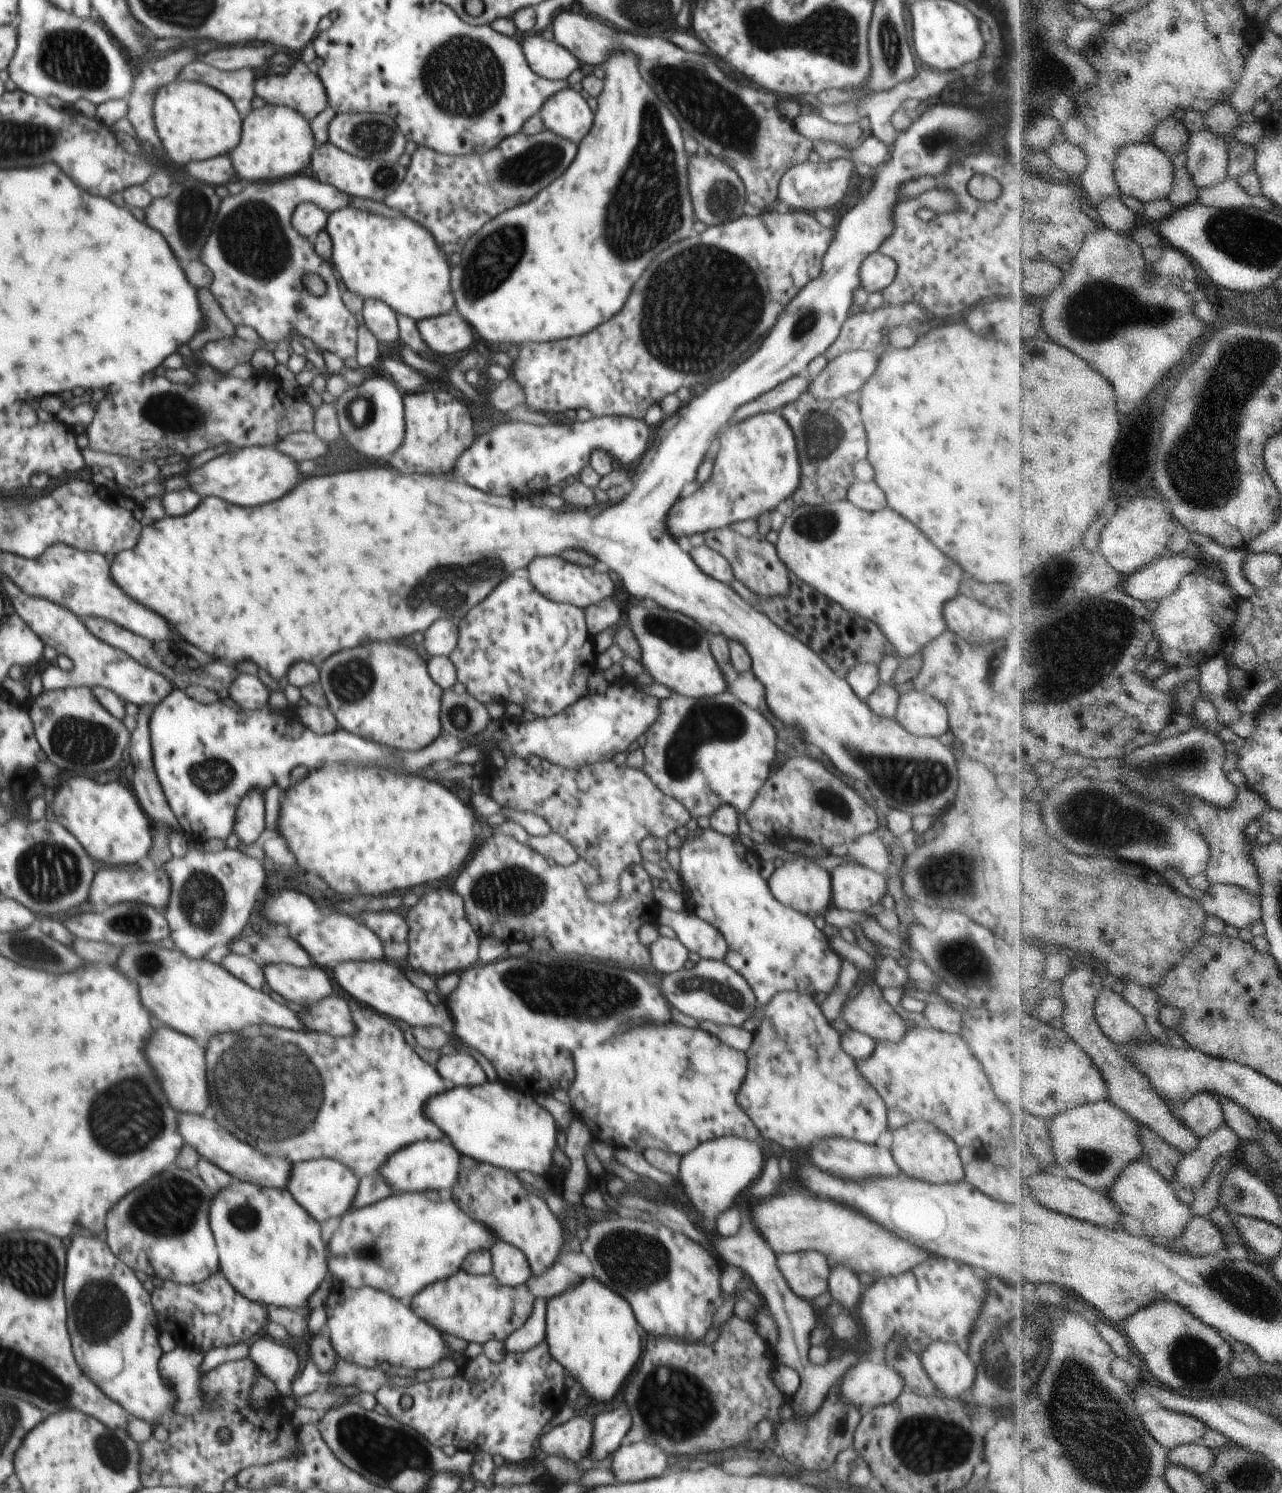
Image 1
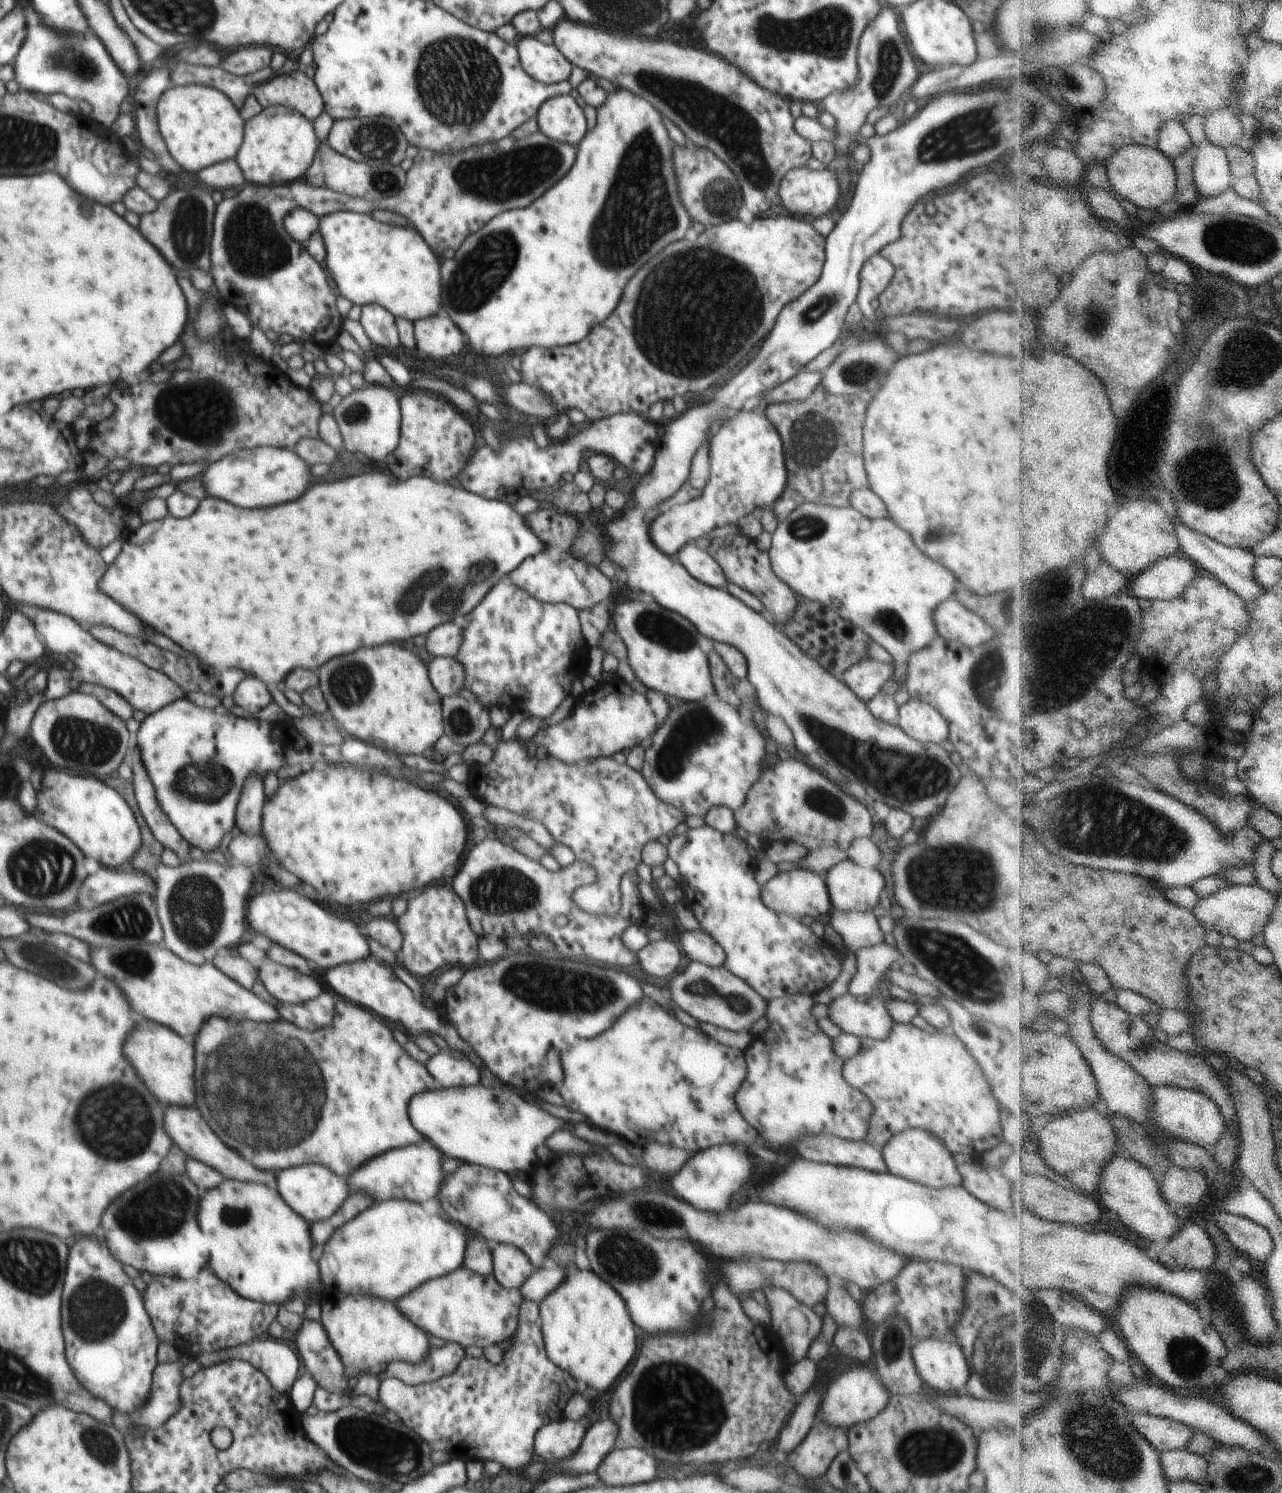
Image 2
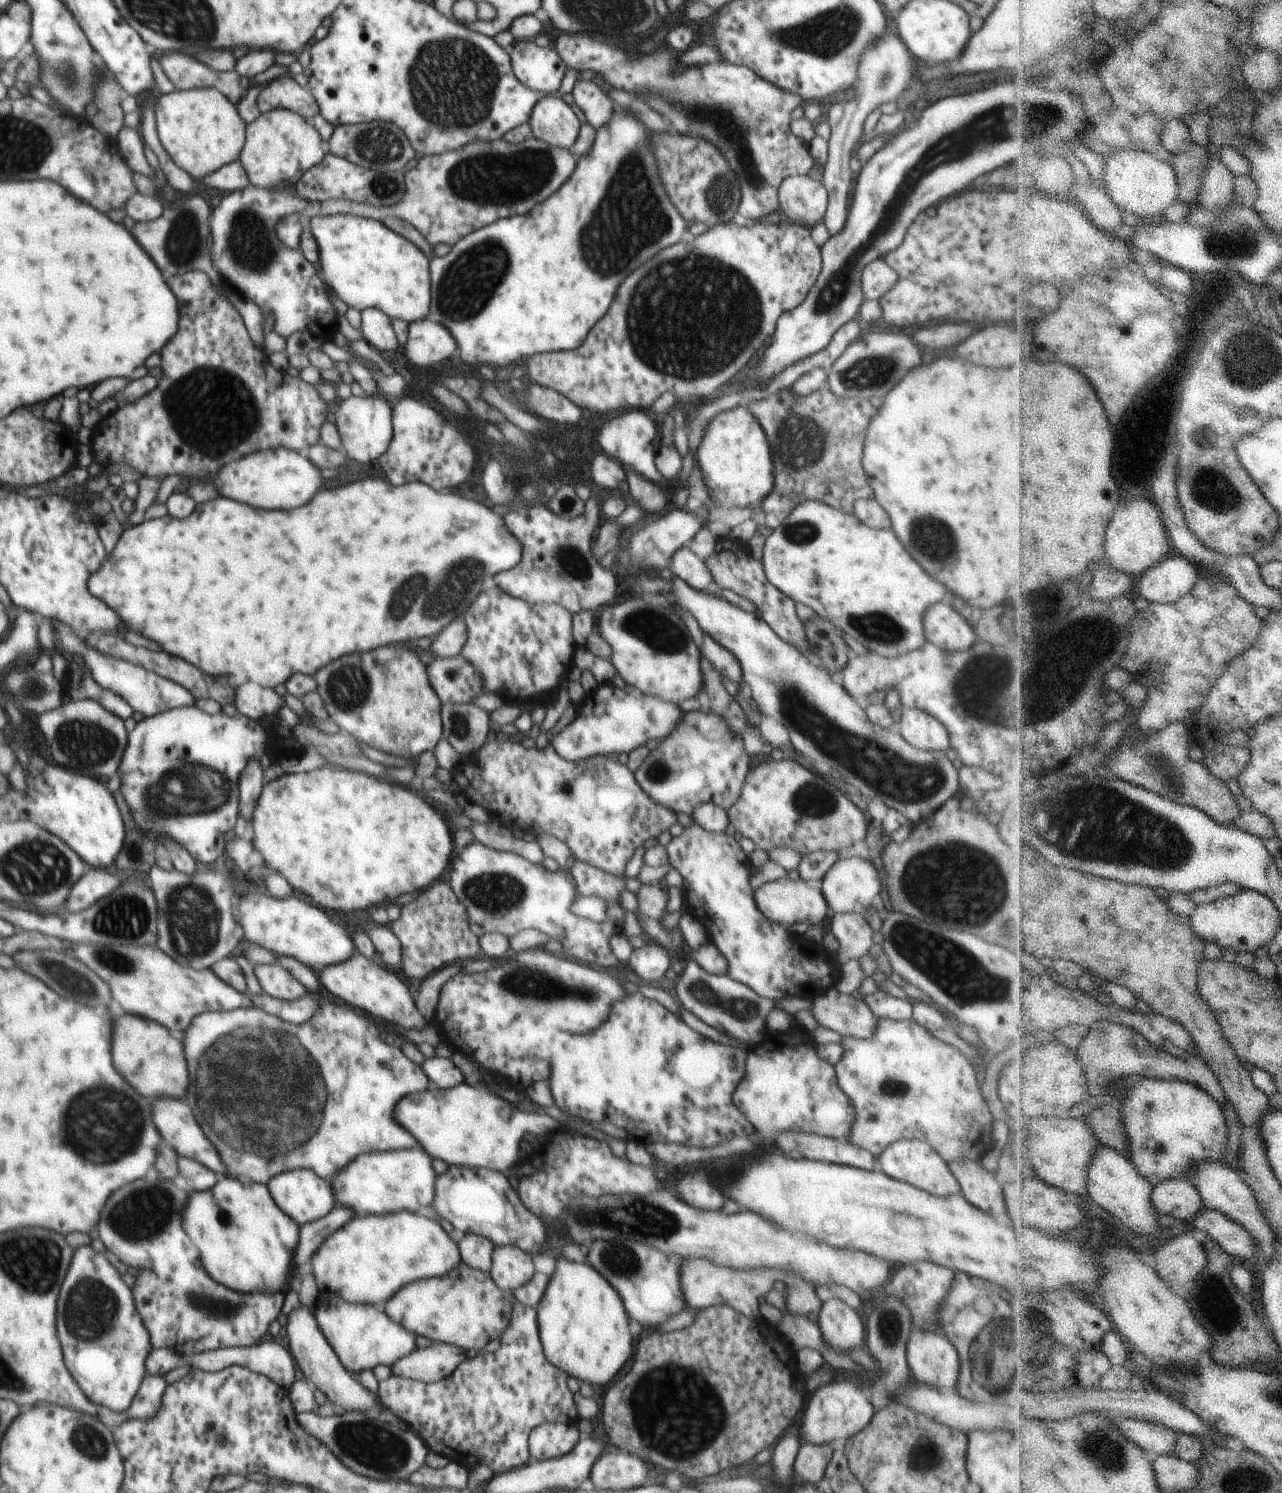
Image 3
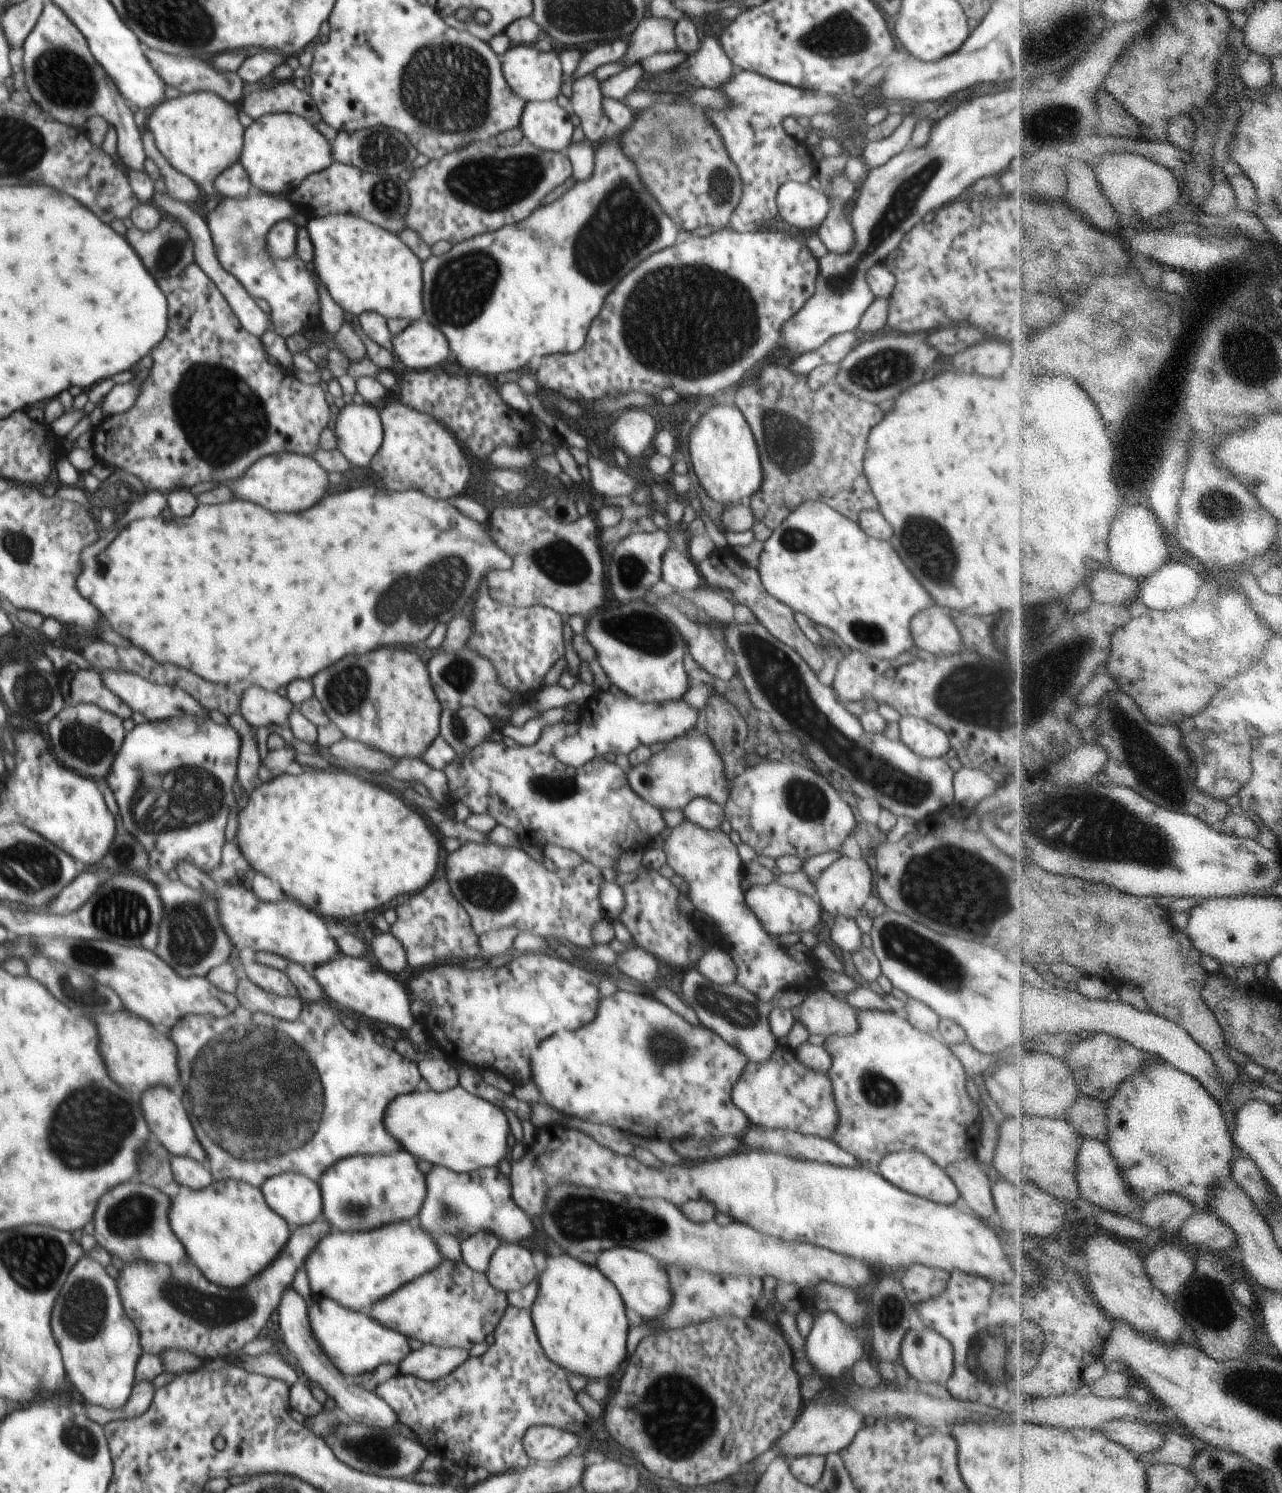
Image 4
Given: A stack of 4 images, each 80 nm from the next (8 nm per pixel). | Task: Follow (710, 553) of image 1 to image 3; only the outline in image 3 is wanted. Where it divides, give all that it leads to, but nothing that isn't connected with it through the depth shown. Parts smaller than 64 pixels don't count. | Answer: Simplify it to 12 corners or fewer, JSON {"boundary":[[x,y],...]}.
{"boundary":[[690,546],[672,555],[674,577],[706,595],[721,595],[705,560]]}

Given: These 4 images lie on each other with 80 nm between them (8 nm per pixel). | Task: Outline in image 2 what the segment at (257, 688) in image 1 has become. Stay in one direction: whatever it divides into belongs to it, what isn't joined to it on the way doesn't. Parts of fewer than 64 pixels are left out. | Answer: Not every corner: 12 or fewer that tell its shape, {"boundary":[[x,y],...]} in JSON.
{"boundary":[[246,676],[233,694],[235,704],[256,715],[273,702],[267,686]]}

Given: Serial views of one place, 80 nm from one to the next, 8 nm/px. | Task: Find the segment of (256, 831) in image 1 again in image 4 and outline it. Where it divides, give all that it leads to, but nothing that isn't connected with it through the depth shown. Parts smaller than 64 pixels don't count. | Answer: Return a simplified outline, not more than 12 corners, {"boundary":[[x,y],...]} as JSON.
{"boundary":[[234,713],[228,723],[240,737],[237,781],[250,792],[259,784],[256,729]]}

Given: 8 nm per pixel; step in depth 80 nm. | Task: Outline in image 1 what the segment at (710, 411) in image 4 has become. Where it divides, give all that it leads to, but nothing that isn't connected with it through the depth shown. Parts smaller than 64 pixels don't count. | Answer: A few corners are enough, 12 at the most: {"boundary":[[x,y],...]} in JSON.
{"boundary":[[778,412],[727,425],[710,478],[672,505],[667,532],[724,529],[798,488]]}

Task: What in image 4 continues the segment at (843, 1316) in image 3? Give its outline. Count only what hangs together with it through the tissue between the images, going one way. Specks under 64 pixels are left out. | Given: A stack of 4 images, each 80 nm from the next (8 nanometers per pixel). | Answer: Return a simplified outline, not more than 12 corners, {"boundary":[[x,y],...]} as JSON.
{"boundary":[[828,1312],[804,1350],[820,1378],[842,1378],[862,1359],[856,1332]]}

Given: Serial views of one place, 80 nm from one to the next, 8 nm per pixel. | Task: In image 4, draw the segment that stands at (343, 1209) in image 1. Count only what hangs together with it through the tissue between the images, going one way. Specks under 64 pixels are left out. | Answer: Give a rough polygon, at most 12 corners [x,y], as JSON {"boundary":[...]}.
{"boundary":[[274,1175],[266,1204],[294,1229],[323,1216],[317,1182]]}

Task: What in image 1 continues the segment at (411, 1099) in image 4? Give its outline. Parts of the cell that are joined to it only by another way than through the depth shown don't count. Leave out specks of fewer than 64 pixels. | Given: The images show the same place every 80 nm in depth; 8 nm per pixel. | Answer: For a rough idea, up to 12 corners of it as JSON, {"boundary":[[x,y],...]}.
{"boundary":[[500,1080],[450,1087],[425,1119],[466,1160],[554,1166],[558,1123]]}

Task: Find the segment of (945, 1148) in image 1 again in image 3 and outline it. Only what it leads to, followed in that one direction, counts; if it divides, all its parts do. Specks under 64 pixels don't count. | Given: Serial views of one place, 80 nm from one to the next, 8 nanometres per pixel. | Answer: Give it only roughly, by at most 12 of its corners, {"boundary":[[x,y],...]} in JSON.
{"boundary":[[926,1141],[893,1142],[882,1173],[937,1197],[961,1194],[948,1163]]}

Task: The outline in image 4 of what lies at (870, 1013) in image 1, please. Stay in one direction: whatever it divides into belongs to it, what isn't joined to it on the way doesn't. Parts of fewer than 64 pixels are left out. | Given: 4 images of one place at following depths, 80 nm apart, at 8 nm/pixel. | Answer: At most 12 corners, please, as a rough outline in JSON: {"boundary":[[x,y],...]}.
{"boundary":[[812,990],[793,1018],[808,1034],[851,1035],[857,1010]]}

